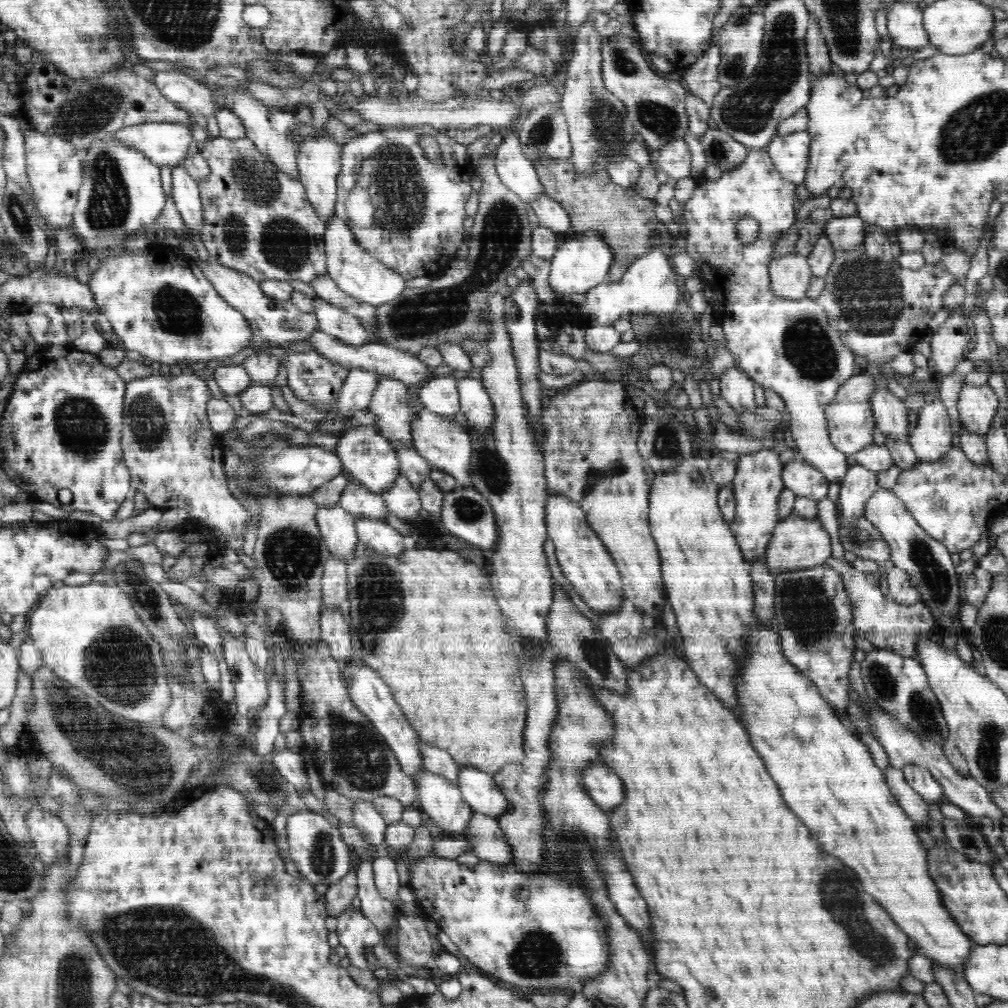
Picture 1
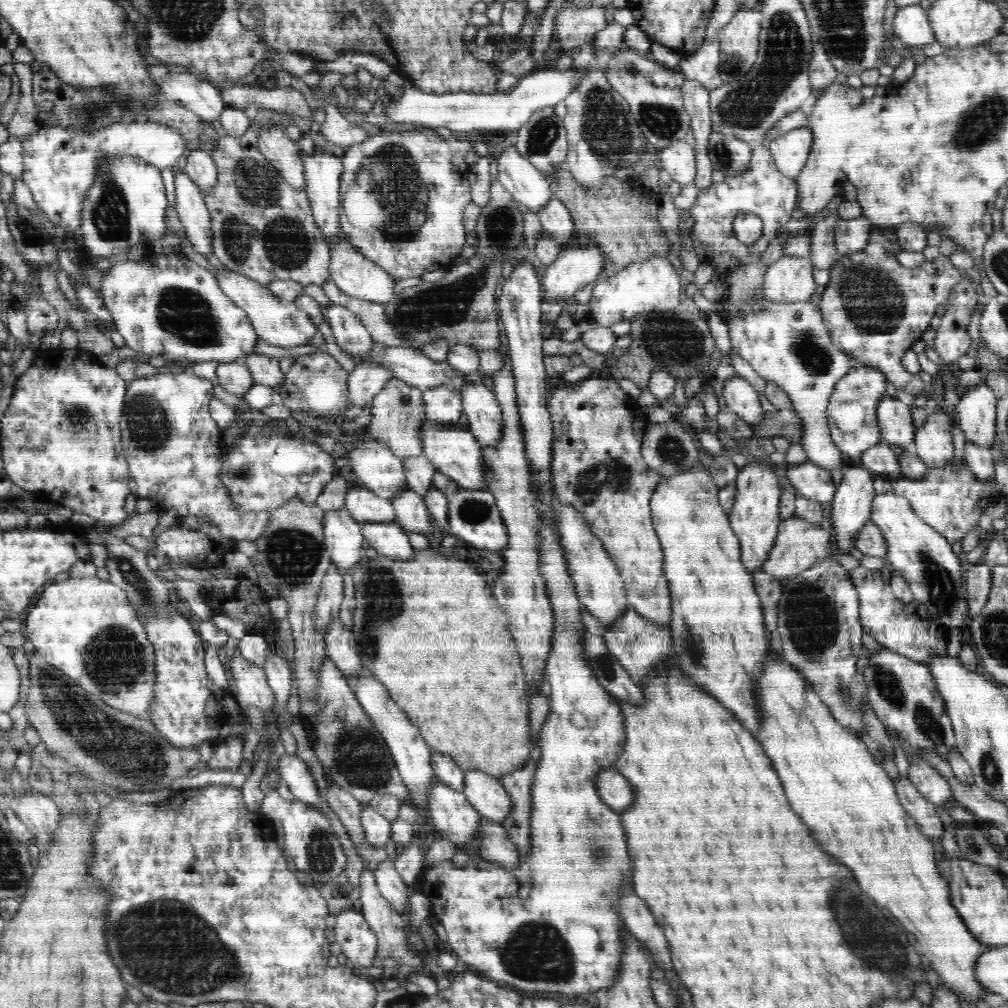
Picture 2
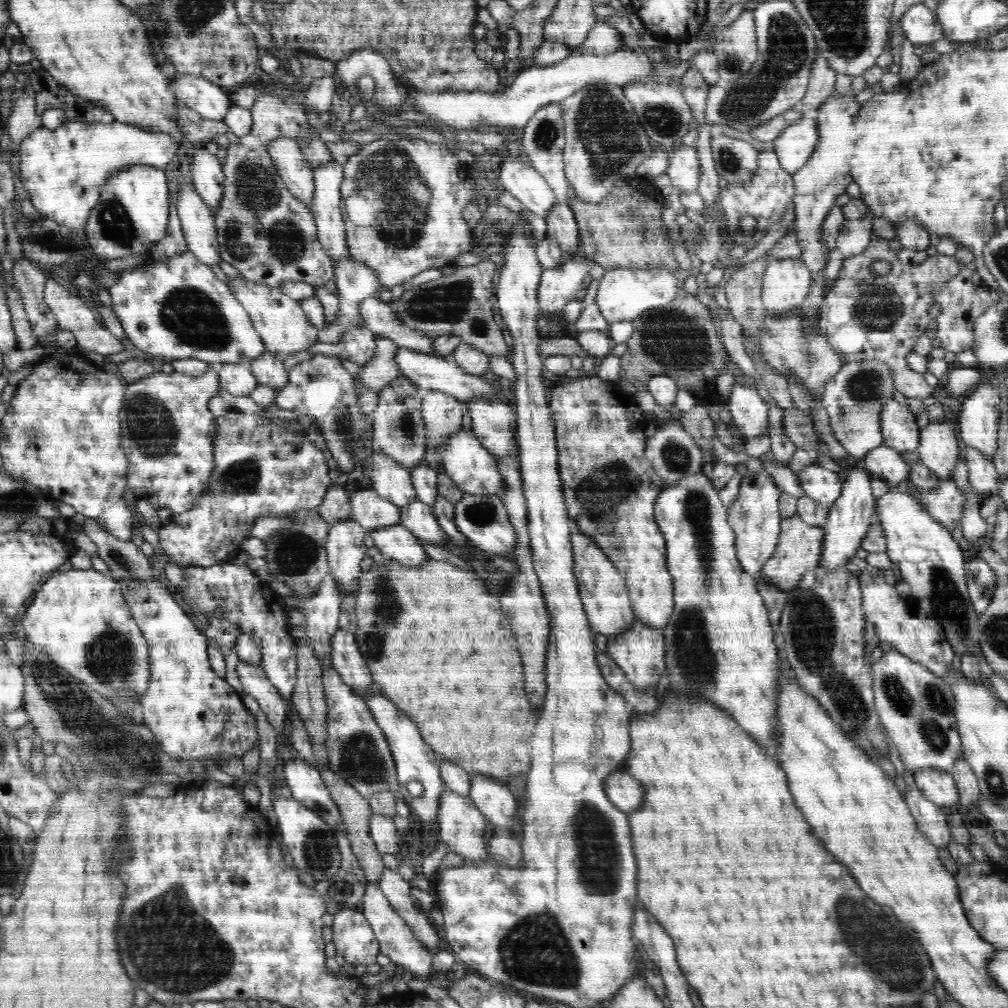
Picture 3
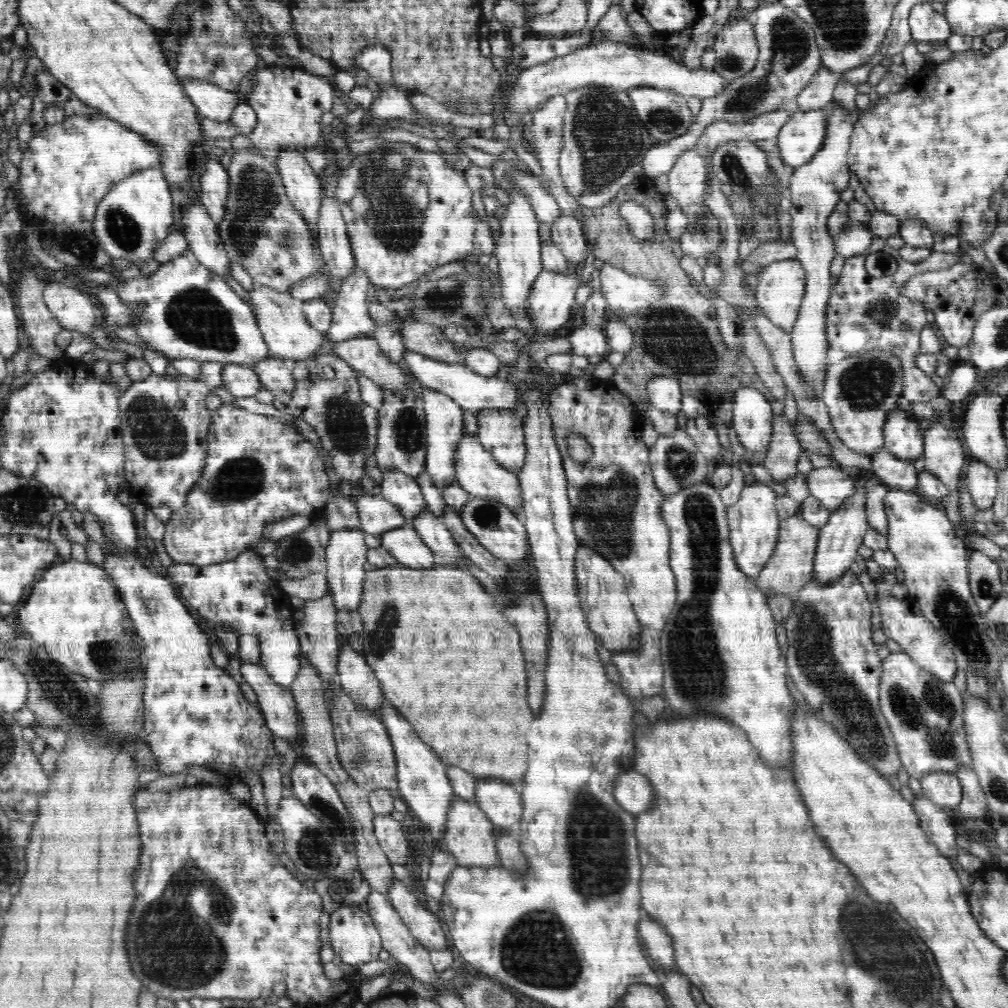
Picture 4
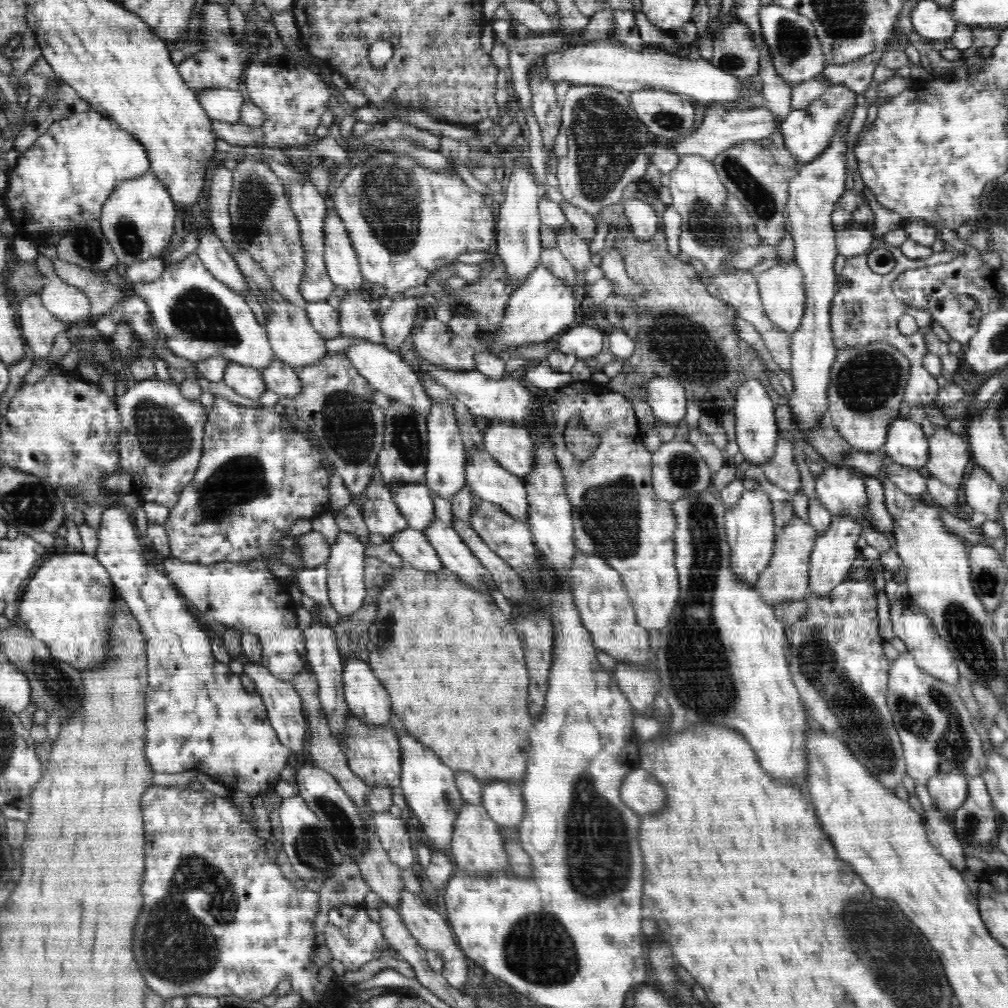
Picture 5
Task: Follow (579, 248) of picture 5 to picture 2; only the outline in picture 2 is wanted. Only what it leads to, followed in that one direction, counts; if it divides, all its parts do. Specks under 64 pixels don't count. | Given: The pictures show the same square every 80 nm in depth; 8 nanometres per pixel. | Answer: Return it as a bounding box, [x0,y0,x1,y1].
[535,198,576,246]

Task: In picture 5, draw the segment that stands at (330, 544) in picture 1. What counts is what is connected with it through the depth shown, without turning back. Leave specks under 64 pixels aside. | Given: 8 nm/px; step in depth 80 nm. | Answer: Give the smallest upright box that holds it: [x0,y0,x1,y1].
[325,531,367,617]

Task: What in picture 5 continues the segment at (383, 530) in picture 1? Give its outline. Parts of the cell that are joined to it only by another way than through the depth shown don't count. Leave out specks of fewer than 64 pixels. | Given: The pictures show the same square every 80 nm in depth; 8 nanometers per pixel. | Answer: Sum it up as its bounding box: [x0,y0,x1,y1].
[386,526,444,572]

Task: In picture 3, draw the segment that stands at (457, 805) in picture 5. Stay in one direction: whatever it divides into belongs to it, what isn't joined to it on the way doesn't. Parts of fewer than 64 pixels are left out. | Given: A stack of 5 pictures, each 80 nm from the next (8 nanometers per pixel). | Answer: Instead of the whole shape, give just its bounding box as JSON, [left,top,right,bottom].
[363,690,446,823]

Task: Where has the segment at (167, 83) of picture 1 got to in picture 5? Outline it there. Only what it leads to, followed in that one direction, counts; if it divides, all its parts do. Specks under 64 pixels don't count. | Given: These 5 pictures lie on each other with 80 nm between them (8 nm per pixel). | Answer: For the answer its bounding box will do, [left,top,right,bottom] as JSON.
[195,88,244,123]

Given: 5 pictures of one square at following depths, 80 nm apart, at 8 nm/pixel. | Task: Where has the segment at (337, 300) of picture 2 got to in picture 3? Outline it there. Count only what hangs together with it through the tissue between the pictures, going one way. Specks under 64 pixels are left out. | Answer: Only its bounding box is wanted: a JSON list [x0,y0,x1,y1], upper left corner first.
[359,297,433,354]

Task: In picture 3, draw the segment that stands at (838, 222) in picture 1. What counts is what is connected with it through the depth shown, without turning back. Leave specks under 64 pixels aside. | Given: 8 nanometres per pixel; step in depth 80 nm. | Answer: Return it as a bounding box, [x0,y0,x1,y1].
[836,208,874,257]

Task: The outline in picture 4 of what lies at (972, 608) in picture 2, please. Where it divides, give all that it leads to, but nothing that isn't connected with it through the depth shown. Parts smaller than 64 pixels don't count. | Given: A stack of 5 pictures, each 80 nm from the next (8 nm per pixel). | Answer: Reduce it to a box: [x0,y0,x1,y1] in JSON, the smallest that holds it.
[968,549,1003,613]

